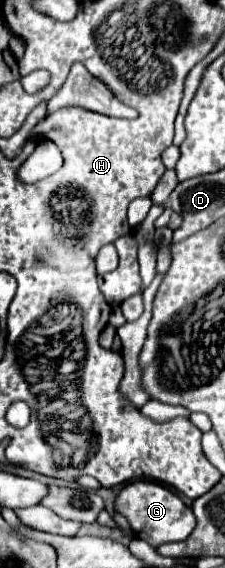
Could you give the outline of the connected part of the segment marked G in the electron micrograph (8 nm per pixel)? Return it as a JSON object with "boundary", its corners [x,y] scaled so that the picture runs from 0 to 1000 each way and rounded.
{"boundary":[[[622,843],[564,850],[520,871],[511,896],[556,907],[591,938],[680,963],[707,963],[751,952],[813,952],[867,931],[867,907],[849,893],[822,889],[813,879],[751,857],[693,847]]]}

